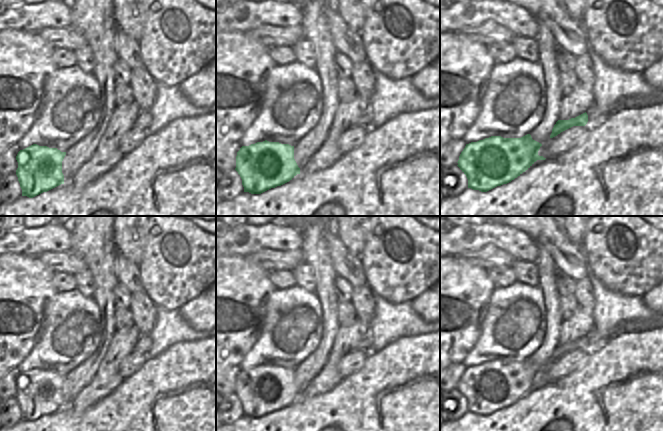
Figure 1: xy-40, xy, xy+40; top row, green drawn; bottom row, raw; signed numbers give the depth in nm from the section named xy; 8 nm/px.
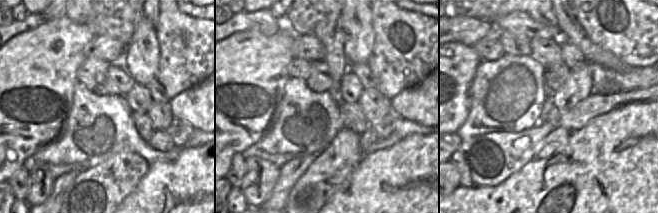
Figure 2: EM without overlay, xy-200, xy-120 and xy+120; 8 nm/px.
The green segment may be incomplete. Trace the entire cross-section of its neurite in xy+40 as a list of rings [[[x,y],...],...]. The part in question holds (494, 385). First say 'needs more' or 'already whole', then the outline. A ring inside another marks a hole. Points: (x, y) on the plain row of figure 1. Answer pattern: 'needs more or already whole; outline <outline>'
already whole; outline [[[530,358],[521,362],[491,360],[477,366],[466,368],[458,384],[458,391],[468,403],[468,412],[487,416],[497,410],[507,408],[528,394],[537,384],[545,384],[538,379],[541,367]]]

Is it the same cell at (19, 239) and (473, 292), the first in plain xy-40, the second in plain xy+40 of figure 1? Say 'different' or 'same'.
different

